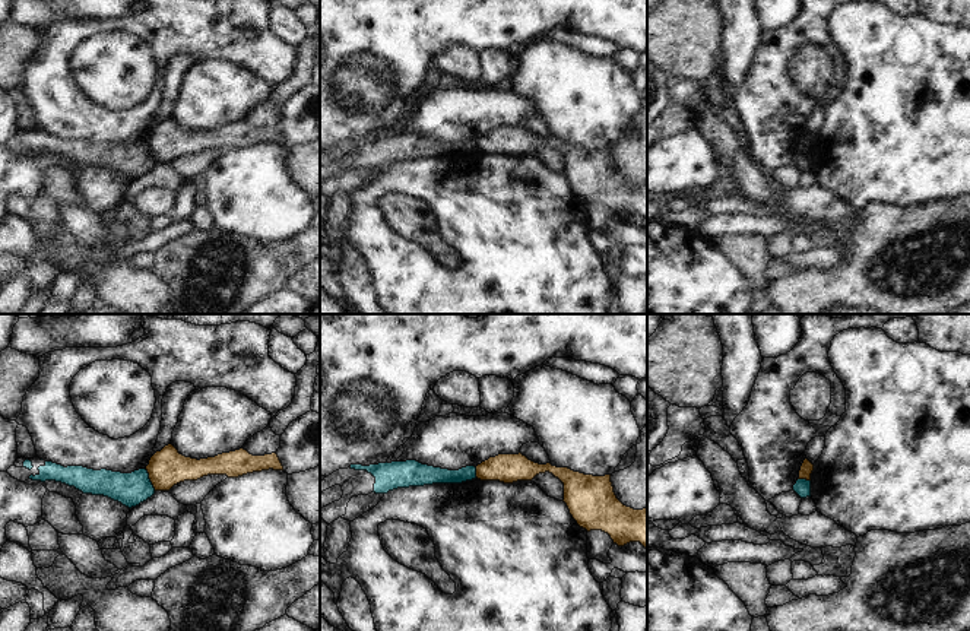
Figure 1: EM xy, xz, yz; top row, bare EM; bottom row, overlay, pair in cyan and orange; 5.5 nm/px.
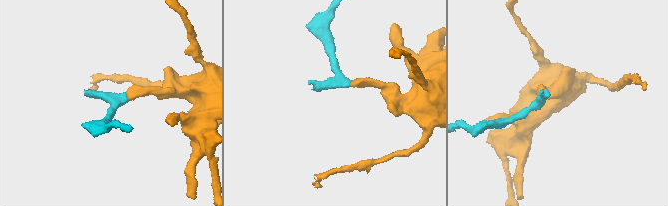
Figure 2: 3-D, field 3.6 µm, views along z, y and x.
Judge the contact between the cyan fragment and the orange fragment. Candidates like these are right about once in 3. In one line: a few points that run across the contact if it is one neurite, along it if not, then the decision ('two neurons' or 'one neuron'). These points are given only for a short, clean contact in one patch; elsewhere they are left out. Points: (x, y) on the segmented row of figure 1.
line xy (145, 469), (155, 490); two neurons

